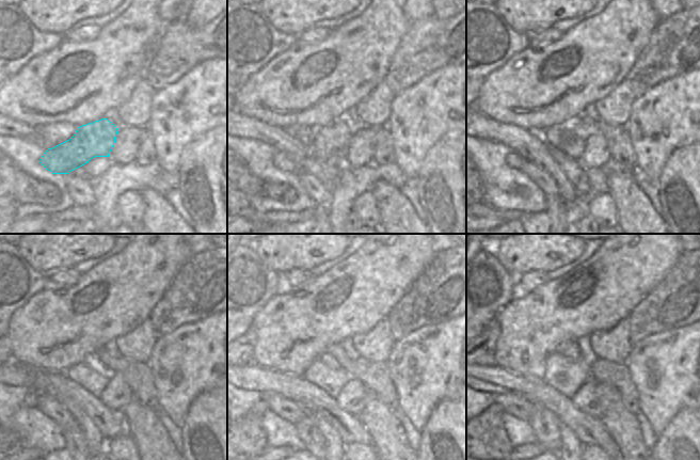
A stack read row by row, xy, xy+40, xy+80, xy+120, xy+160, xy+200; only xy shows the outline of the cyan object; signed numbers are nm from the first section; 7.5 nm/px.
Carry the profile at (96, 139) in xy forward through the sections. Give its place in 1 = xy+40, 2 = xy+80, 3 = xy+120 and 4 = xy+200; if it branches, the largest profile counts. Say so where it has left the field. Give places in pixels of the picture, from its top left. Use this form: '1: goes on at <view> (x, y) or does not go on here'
1: goes on at xy+40 (335, 138)
2: goes on at xy+80 (514, 160)
3: goes on at xy+120 (31, 399)
4: goes on at xy+200 (488, 441)

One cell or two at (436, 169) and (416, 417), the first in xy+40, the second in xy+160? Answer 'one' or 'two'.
two

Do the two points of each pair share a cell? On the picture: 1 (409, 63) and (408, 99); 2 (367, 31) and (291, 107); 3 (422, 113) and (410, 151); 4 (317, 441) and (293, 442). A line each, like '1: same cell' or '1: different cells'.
1: different cells
2: same cell
3: same cell
4: different cells

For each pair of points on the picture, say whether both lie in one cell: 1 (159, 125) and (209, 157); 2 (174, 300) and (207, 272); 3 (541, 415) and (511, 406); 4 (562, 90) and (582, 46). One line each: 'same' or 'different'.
1: different
2: same
3: different
4: same

